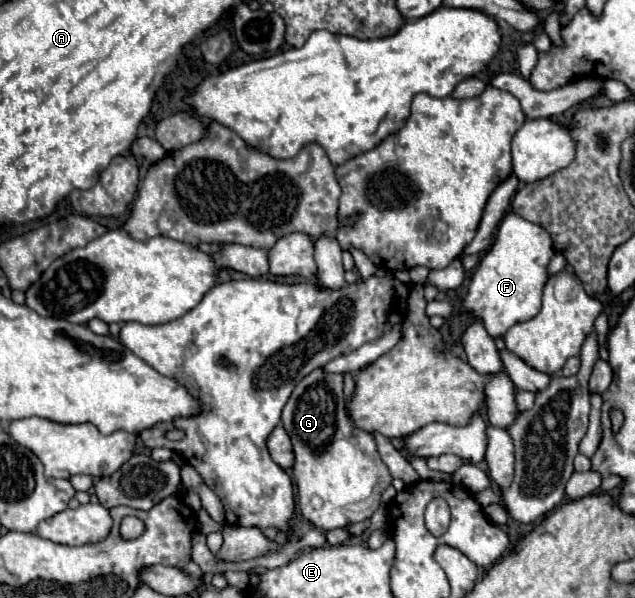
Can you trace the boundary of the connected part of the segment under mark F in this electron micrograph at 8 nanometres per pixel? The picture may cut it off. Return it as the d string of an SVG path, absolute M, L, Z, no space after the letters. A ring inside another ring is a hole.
M510 212L500 224L492 248L476 266L468 294L462 302L462 314L458 314L458 318L454 318L450 324L452 334L458 338L462 330L456 328L466 326L472 318L480 318L488 334L498 338L504 336L510 326L536 316L538 308L542 306L542 288L548 280L548 264L552 256L554 246L550 234L542 226L522 220Z

